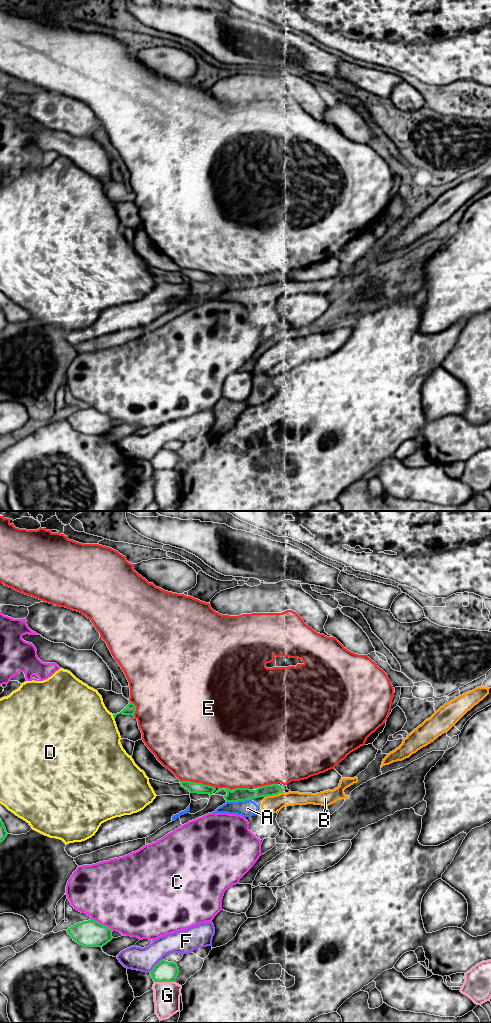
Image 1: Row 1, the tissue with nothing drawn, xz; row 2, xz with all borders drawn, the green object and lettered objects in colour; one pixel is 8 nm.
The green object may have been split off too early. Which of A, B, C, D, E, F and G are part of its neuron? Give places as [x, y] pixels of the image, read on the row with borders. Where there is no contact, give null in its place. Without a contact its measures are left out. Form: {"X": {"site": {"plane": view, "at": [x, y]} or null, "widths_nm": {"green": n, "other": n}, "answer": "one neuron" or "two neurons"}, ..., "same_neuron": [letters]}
{"A": {"site": {"plane": "xz", "at": [238, 800]}, "widths_nm": {"green": 110, "other": 130}, "answer": "two neurons"}, "B": {"site": {"plane": "xz", "at": [274, 794]}, "widths_nm": {"green": 110, "other": 140}, "answer": "two neurons"}, "C": {"site": {"plane": "xz", "at": [101, 924]}, "widths_nm": {"green": 220, "other": 480}, "answer": "two neurons"}, "D": {"site": {"plane": "xz", "at": [113, 716]}, "widths_nm": {"green": 80, "other": 480}, "answer": "two neurons"}, "E": {"site": {"plane": "xz", "at": [198, 783]}, "widths_nm": {"green": 90, "other": 500}, "answer": "two neurons"}, "F": {"site": {"plane": "xz", "at": [155, 965]}, "widths_nm": {"green": 170, "other": 190}, "answer": "two neurons"}, "G": {"site": {"plane": "xz", "at": [164, 981]}, "widths_nm": {"green": 170, "other": 200}, "answer": "two neurons"}, "same_neuron": []}

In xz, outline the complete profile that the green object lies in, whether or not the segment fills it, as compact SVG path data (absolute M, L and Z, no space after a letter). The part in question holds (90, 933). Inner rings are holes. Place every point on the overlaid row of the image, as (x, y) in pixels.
M93 919L76 923L66 931L73 941L85 947L103 947L113 939L113 931Z

